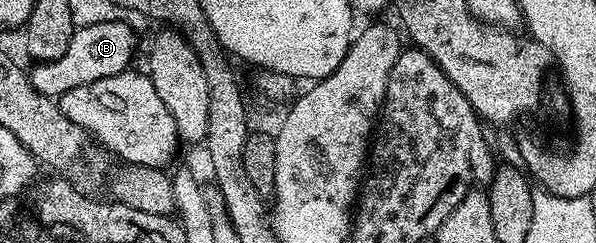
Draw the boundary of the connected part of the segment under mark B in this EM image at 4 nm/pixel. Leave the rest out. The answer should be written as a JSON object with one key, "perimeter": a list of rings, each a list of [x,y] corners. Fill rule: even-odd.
{"perimeter":[[[120,20],[78,27],[69,40],[69,48],[60,59],[40,62],[30,67],[29,77],[33,88],[46,98],[58,100],[69,88],[81,88],[85,84],[117,76],[128,69],[135,58],[135,30],[129,23],[130,21]]]}

